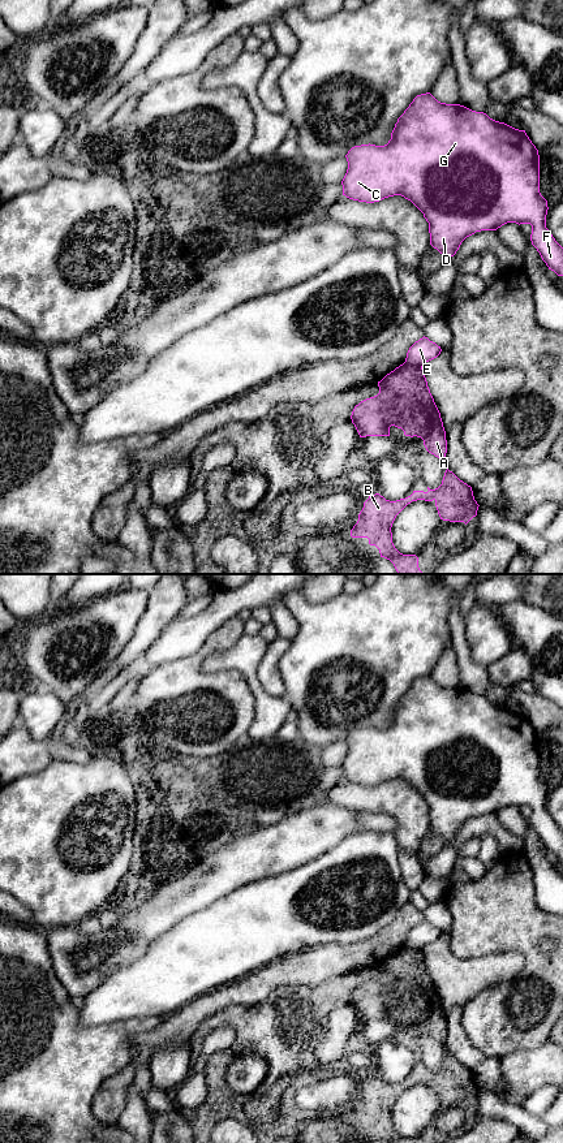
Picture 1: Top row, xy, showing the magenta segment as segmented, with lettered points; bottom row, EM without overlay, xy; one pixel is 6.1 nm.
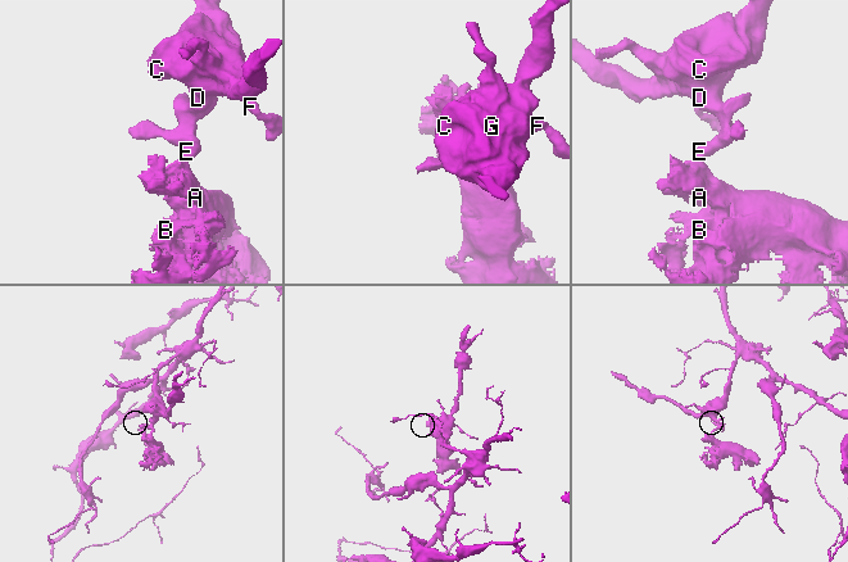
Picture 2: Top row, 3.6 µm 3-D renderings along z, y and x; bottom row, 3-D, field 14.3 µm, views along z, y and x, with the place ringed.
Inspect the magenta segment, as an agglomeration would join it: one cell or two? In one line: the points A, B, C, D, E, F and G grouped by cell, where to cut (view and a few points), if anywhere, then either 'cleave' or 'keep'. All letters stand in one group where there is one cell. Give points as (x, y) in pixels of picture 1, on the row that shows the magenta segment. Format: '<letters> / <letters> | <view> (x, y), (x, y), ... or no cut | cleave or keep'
A B / C D E F G | xy (404, 362), (421, 367) | cleave

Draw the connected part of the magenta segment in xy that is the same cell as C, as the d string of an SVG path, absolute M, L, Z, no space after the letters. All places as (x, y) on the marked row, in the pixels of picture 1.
M430 92L417 95L397 118L391 139L384 146L361 145L345 155L347 173L341 181L343 195L349 199L374 203L401 195L411 200L429 223L430 245L446 262L456 254L461 242L481 230L497 230L507 223L530 224L532 245L549 269L563 276L563 247L546 228L547 200L540 193L540 155L525 130L515 129L490 118L484 112L460 104L438 102Z

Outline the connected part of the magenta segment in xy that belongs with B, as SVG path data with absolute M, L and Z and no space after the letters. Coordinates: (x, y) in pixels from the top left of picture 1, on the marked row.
M448 469L442 484L427 492L413 491L405 499L396 501L386 500L379 493L369 496L358 514L358 521L351 530L352 538L368 538L370 545L379 549L381 557L390 560L396 574L424 574L418 568L416 555L400 553L392 543L391 527L396 516L412 501L435 501L440 519L464 522L465 525L477 516L478 504L474 500L472 487L460 480Z

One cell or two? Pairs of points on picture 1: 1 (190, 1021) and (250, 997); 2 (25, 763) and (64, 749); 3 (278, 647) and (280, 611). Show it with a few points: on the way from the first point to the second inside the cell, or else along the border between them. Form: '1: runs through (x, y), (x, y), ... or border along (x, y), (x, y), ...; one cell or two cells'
1: runs through (205, 1006), (220, 997), (236, 997); one cell
2: runs through (34, 755), (55, 749); one cell
3: border along (279, 634), (291, 641); two cells

